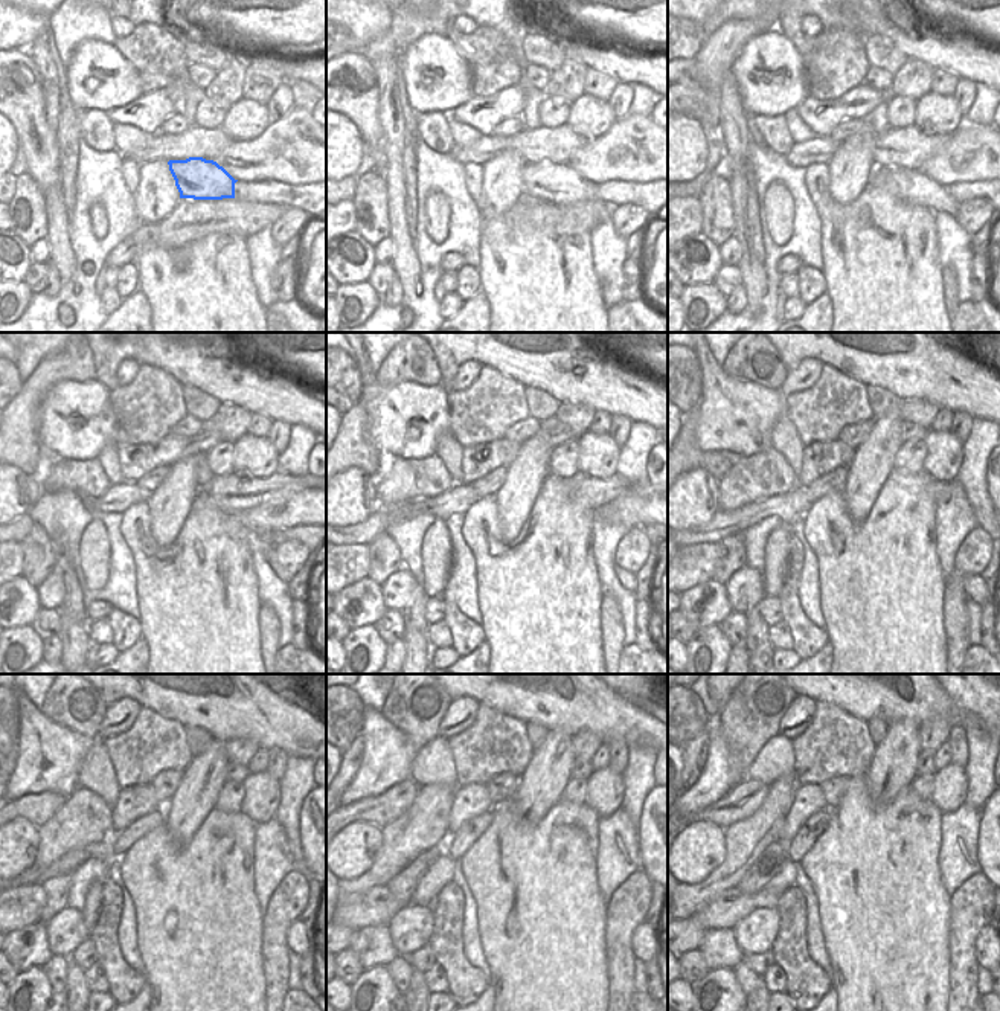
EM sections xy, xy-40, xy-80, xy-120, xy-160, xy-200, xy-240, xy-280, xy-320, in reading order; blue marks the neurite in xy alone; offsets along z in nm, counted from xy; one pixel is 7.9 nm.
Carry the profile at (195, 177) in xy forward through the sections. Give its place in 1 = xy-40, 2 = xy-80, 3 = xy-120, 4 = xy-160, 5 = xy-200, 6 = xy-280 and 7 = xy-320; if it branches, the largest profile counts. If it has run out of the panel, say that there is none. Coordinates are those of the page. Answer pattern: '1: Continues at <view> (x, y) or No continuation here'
1: Continues at xy-40 (557, 183)
2: Continues at xy-80 (912, 186)
3: Continues at xy-120 (253, 539)
4: Continues at xy-160 (628, 580)
5: Continues at xy-200 (976, 587)
6: Continues at xy-280 (636, 940)
7: Continues at xy-320 (977, 947).

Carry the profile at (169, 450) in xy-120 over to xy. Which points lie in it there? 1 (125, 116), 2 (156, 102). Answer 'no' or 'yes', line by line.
1: yes
2: yes

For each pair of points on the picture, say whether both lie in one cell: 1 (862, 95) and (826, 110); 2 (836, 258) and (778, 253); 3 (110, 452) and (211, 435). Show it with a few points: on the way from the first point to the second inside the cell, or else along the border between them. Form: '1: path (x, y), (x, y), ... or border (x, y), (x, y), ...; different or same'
1: path (852, 101), (843, 109), (836, 110); same
2: border (820, 220), (822, 270); different
3: border (116, 446), (124, 479); different

